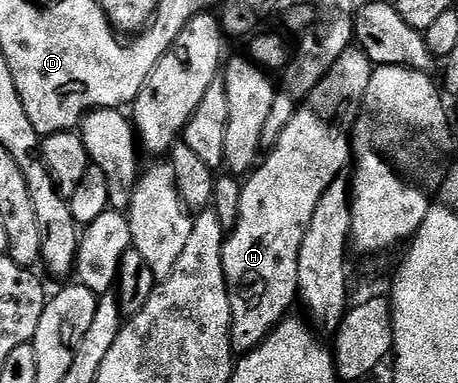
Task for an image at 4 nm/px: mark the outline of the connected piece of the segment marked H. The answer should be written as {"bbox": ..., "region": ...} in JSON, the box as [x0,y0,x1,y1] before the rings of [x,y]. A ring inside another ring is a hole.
{"bbox":[221,47,374,355],"region":[[[360,47],[349,48],[337,60],[335,67],[327,71],[315,91],[311,91],[297,106],[295,119],[287,123],[283,135],[268,152],[269,158],[267,155],[253,172],[248,174],[247,180],[241,186],[242,201],[239,203],[238,225],[226,236],[225,246],[221,249],[223,271],[231,299],[233,347],[238,354],[244,355],[258,349],[269,338],[273,328],[285,320],[292,310],[289,308],[298,300],[299,271],[303,268],[299,263],[299,247],[303,244],[303,235],[307,235],[311,215],[315,215],[315,207],[319,207],[319,199],[323,199],[323,191],[327,191],[333,180],[350,168],[353,125],[367,95],[367,83],[371,83],[374,68],[364,50]]]}

